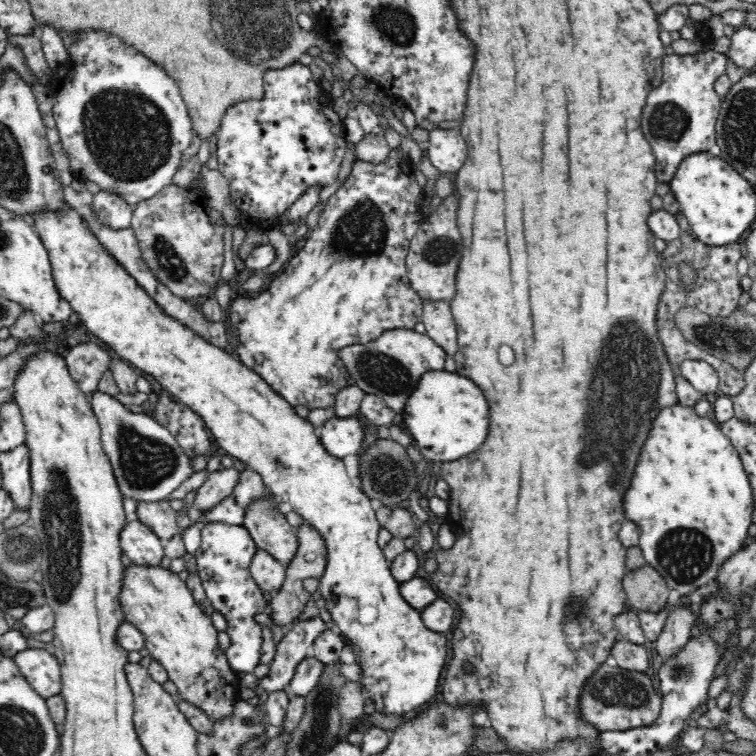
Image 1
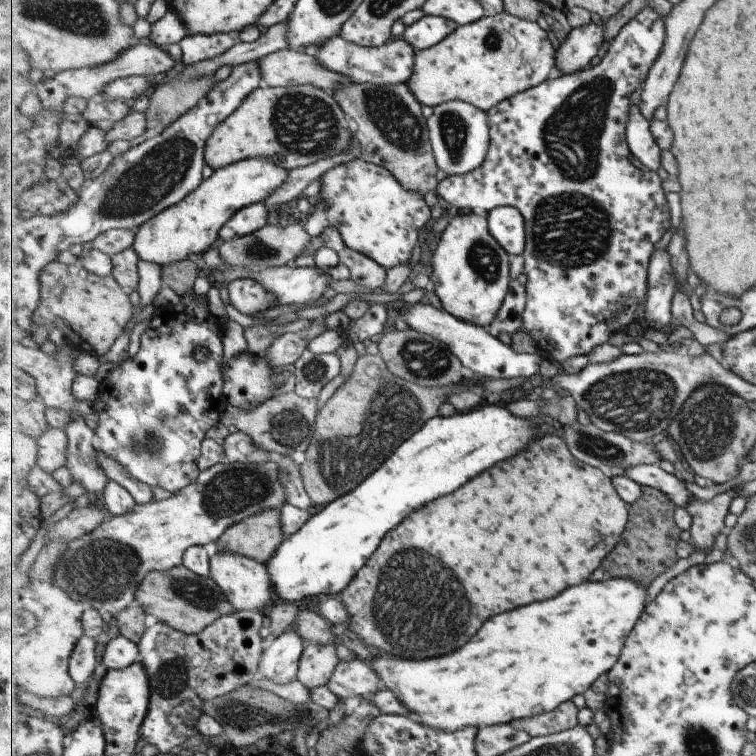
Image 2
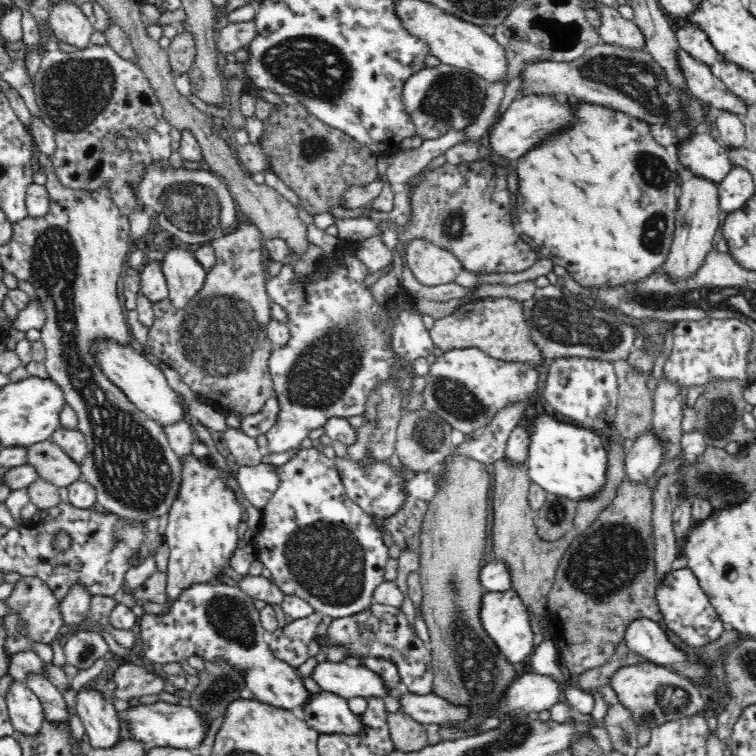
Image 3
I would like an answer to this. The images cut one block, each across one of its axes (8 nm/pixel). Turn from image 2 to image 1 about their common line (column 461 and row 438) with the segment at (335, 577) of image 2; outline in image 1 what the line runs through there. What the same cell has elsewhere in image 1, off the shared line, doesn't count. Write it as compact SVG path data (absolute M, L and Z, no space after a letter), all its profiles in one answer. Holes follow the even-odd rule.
M430 371L426 376L422 376L422 382L418 384L418 388L409 396L406 404L406 410L402 413L404 428L410 431L416 444L420 446L421 459L420 463L415 464L416 474L420 478L420 482L424 476L426 462L454 462L460 460L472 452L476 452L484 440L486 440L486 432L488 432L488 424L490 424L490 410L488 410L488 402L482 394L482 390L466 376L460 376L456 372Z

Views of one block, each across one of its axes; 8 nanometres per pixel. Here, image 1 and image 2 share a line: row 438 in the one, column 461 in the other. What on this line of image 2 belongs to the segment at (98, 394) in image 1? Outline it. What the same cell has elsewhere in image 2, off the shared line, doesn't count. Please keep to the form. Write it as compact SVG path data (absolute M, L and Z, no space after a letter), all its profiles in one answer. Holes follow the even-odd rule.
M449 101L433 108L428 118L431 144L438 167L447 177L464 175L479 168L490 149L488 113L465 101Z

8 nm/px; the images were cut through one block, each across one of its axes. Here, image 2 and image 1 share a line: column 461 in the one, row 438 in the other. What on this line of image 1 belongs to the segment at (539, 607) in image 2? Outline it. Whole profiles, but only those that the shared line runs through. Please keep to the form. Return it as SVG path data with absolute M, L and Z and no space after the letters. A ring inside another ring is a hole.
M681 403L672 408L666 408L664 412L658 414L658 418L654 420L652 432L642 448L638 466L634 470L634 478L632 478L632 486L624 496L624 510L626 510L627 518L638 524L639 532L639 547L642 549L644 558L647 564L653 566L667 582L667 585L674 590L678 590L681 595L689 594L696 588L701 588L704 584L717 580L717 574L720 567L729 559L734 553L744 548L746 536L748 536L748 528L752 526L752 510L754 506L754 495L749 476L744 468L741 456L737 448L732 444L725 433L722 432L720 424L718 424L711 416L700 417L693 408L683 406Z

